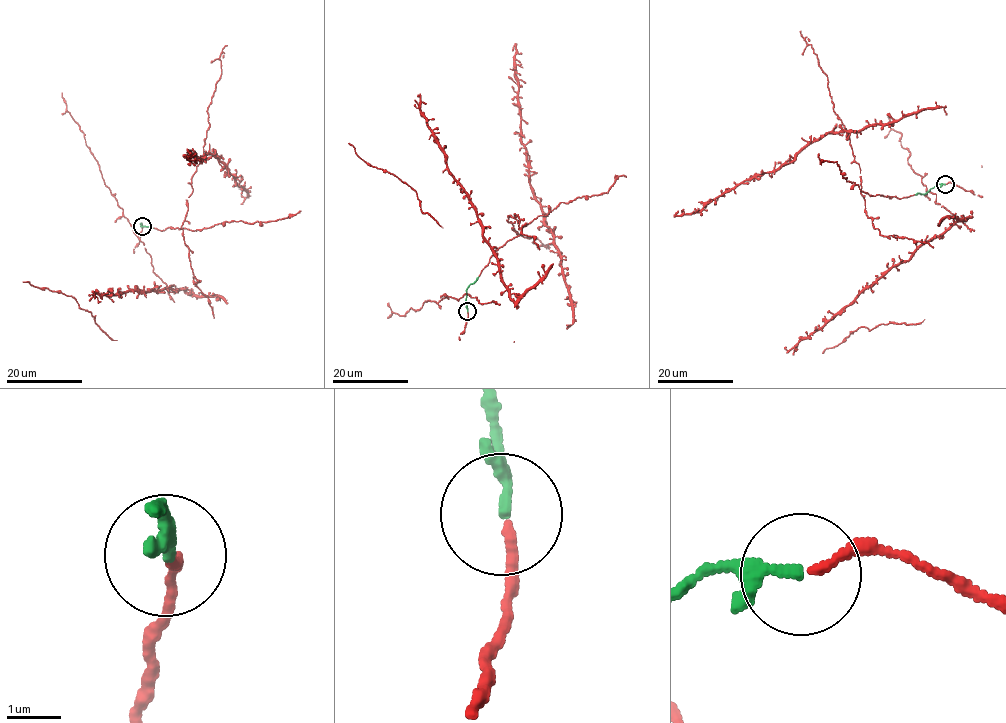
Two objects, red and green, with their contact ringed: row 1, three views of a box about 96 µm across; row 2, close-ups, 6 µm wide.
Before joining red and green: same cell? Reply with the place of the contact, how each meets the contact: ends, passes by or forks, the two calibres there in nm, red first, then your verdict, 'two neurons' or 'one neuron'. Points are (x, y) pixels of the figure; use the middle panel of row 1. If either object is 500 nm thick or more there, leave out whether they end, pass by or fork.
(467, 311) | red ends | green passes by | 150/140 nm | one neuron

